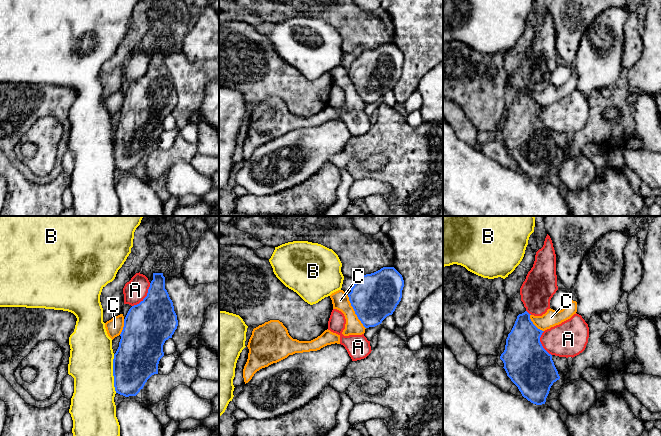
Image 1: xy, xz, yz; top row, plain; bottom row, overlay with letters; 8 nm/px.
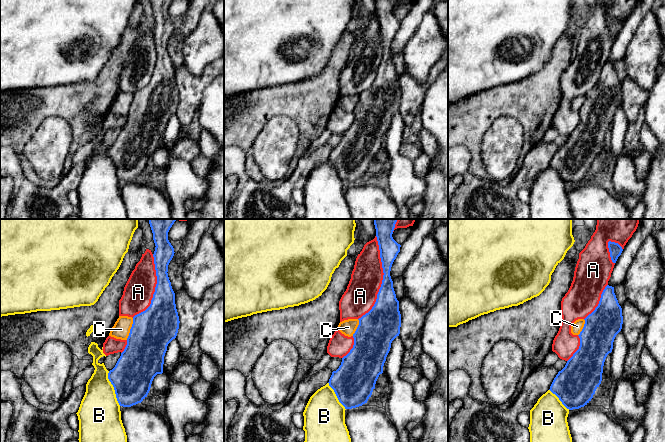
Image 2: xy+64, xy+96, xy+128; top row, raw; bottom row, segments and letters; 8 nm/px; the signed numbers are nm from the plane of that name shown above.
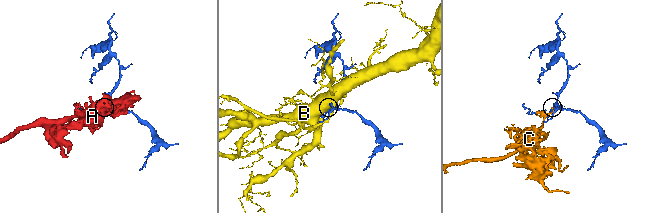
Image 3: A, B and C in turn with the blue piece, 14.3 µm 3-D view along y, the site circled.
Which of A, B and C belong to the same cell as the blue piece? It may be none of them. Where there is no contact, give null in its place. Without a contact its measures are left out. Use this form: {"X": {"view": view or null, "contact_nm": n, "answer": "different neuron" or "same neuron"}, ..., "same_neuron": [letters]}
{"A": {"view": "xy", "contact_nm": 240, "answer": "different neuron"}, "B": {"view": "xy", "contact_nm": 320, "answer": "different neuron"}, "C": {"view": "xz", "contact_nm": 300, "answer": "different neuron"}, "same_neuron": []}

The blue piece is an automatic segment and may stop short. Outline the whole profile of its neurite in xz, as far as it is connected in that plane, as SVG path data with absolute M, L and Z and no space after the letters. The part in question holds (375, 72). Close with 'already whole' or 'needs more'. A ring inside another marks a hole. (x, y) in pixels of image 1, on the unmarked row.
M394 43L363 51L351 64L349 77L365 104L375 103L392 91L402 74L404 56Z; already whole

